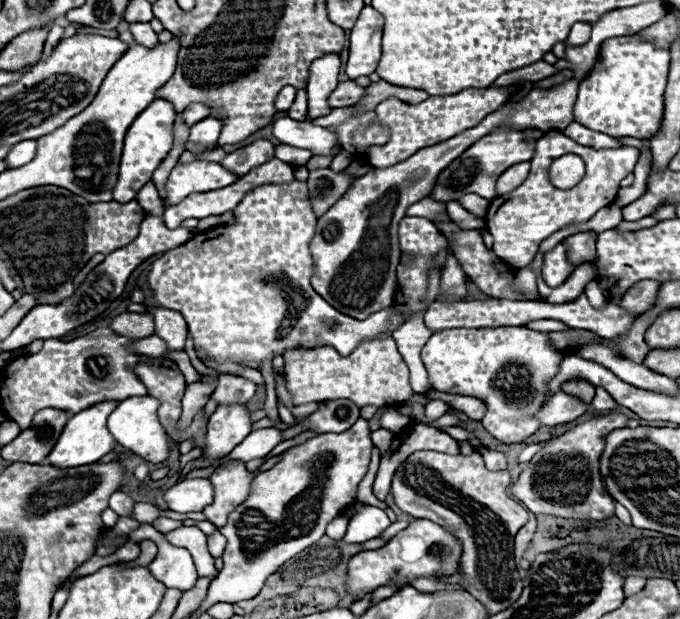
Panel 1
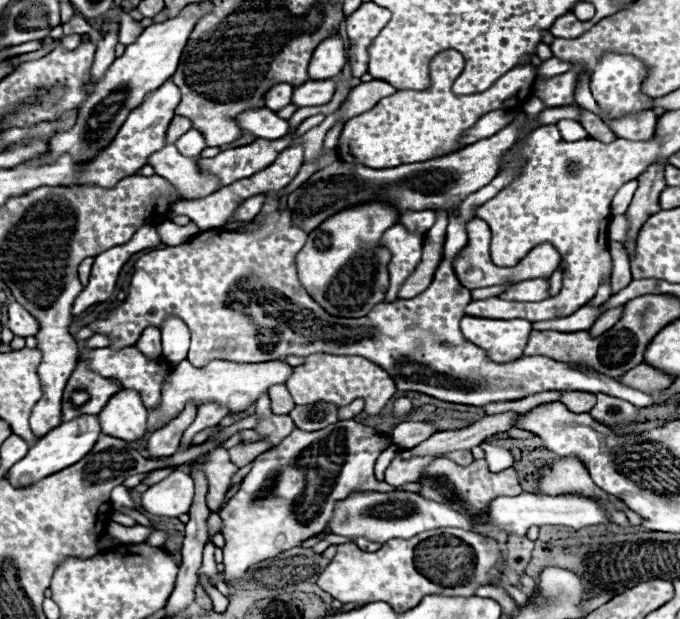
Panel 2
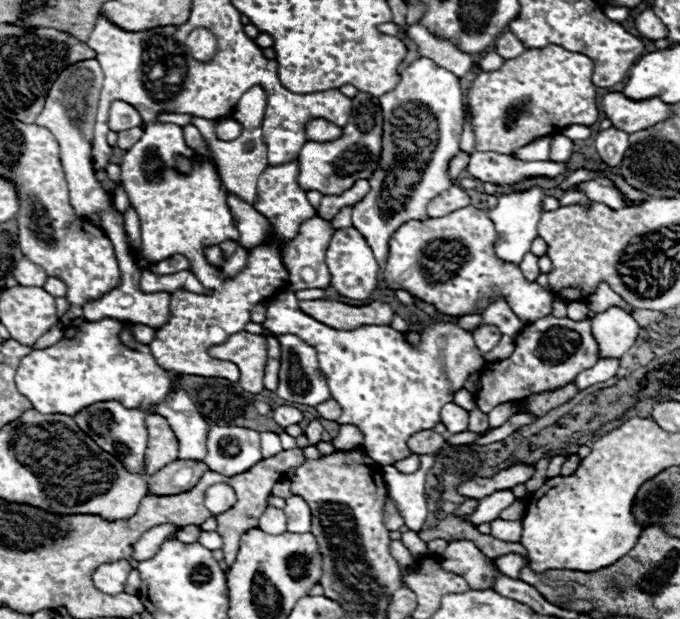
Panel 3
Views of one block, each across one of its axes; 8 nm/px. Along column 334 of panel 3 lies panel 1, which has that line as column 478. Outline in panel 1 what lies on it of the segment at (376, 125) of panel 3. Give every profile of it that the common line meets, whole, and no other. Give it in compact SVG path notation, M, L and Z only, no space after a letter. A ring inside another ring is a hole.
M498 128L490 134L486 134L482 140L474 142L458 160L454 160L442 176L438 176L438 182L430 194L430 198L438 202L452 202L464 194L476 193L479 196L492 200L496 197L495 186L498 176L508 170L510 166L518 162L530 162L534 156L534 142L526 142L522 130L514 128Z

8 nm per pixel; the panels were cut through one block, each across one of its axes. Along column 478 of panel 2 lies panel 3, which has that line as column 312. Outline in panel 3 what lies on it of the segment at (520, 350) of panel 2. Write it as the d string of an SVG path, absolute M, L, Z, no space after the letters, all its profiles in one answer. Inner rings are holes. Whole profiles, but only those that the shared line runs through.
M286 290L272 300L268 300L268 314L264 326L272 334L296 334L302 336L306 344L310 344L318 354L318 366L322 376L330 388L332 398L340 404L342 414L336 420L338 424L354 424L364 434L364 450L366 454L380 466L390 466L396 460L410 456L406 446L408 438L422 430L432 430L440 422L440 410L444 404L454 400L454 392L464 388L464 382L470 374L480 372L484 368L484 358L480 356L474 336L470 330L458 326L462 316L454 316L446 322L432 322L420 330L420 344L410 346L406 342L408 332L398 332L390 326L360 326L356 330L336 330L330 328L310 316L306 316L298 308L298 298L294 292Z

